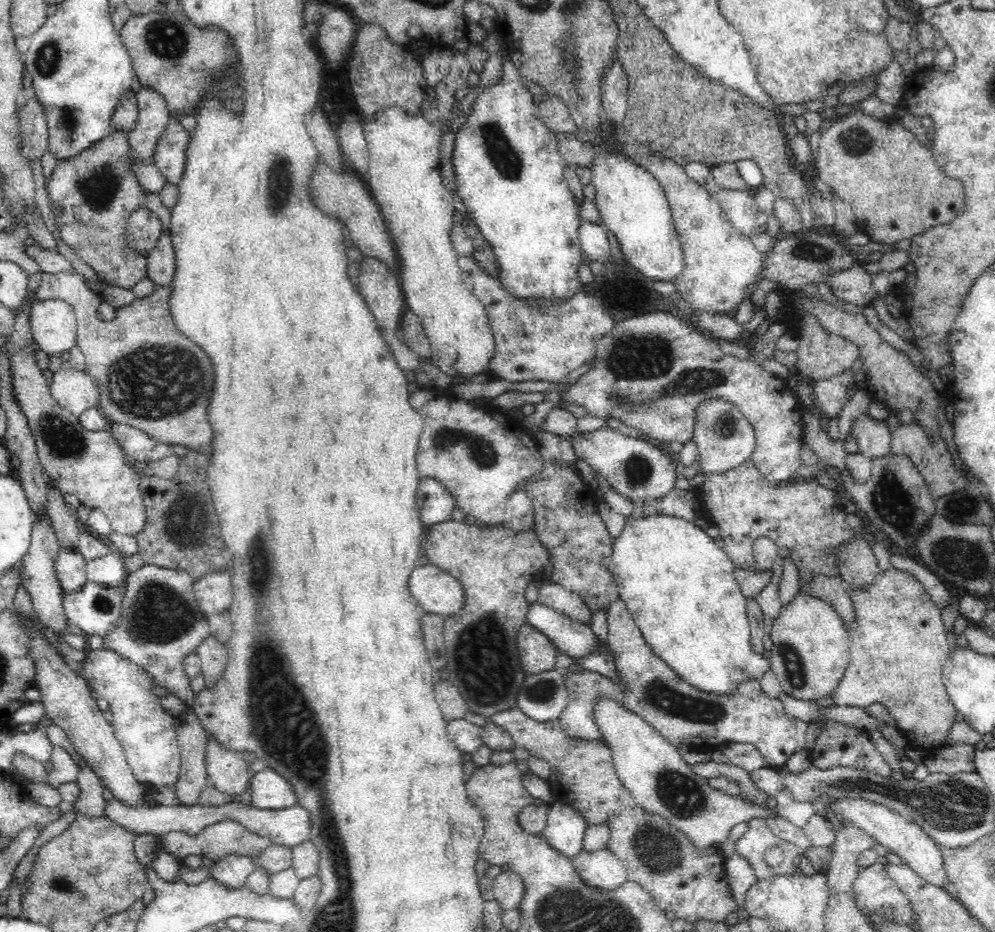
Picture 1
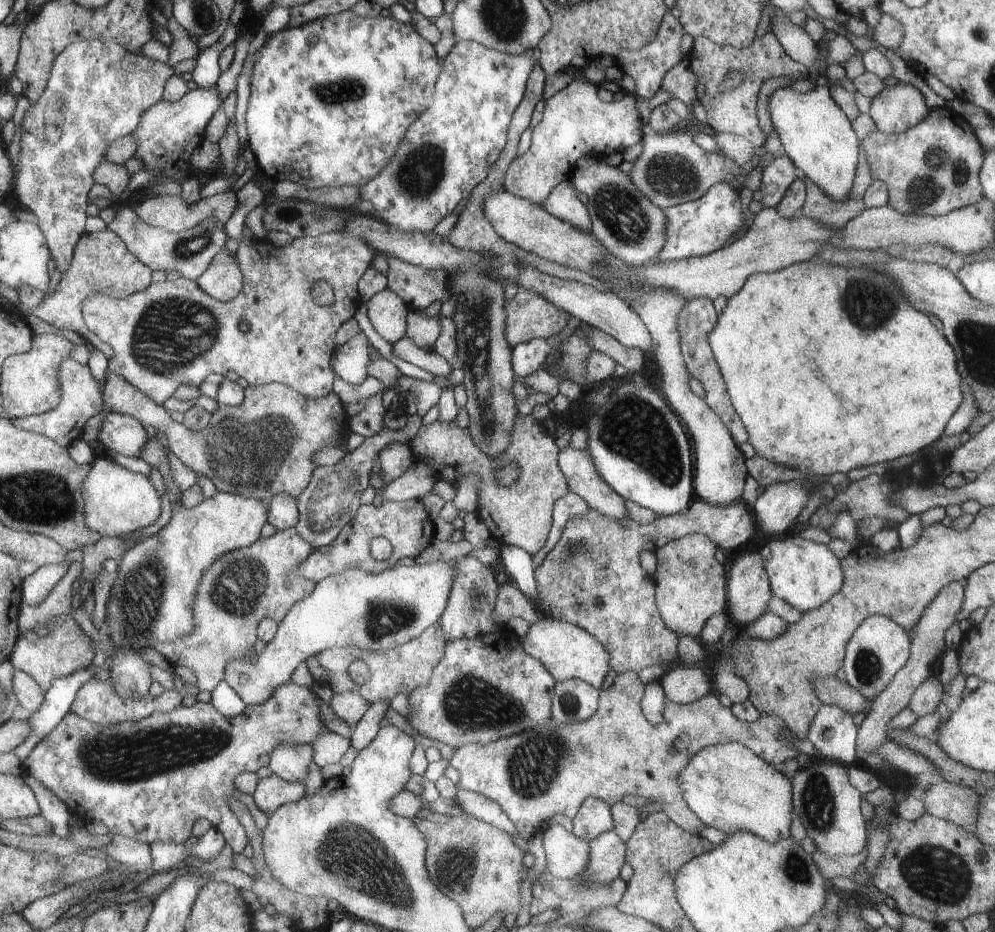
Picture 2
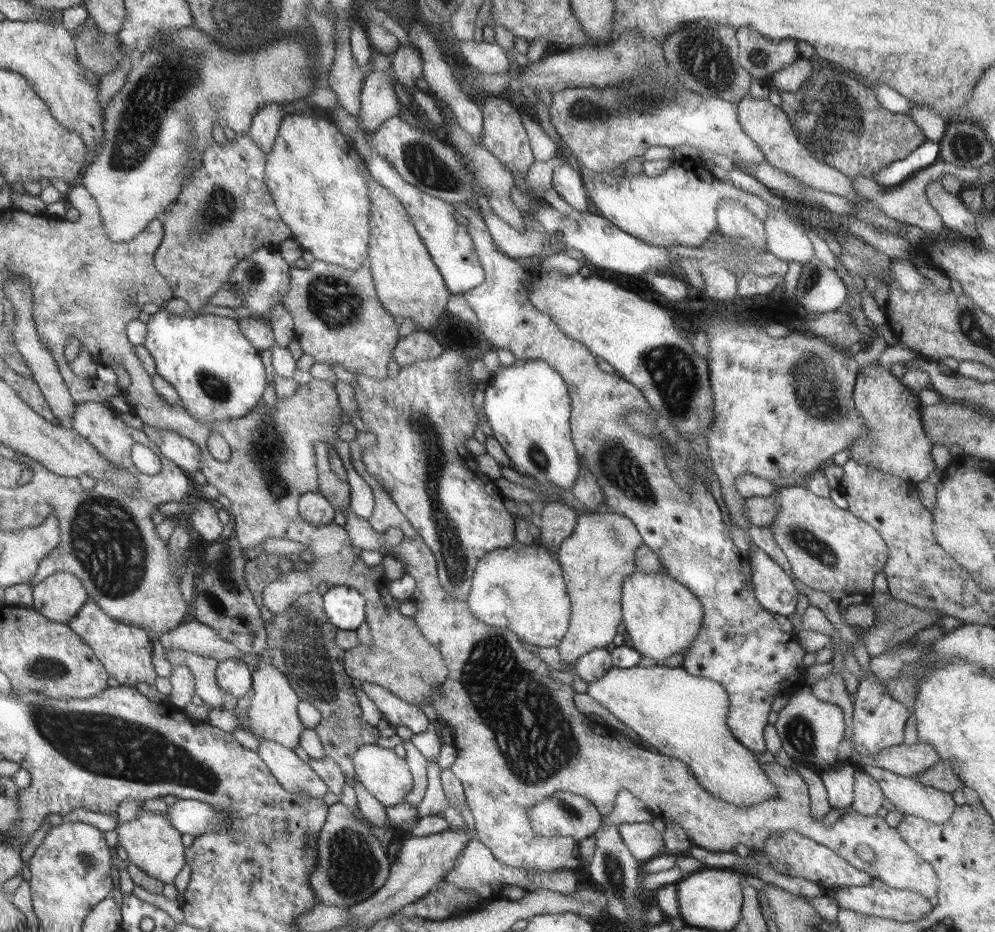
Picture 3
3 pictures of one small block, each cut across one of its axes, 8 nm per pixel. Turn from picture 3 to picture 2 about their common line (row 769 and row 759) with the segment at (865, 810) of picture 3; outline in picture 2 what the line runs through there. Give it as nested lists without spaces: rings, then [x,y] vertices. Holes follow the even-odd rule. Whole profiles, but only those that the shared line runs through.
[[[949,582],[935,598],[933,602],[925,608],[923,616],[919,618],[917,626],[913,628],[913,640],[911,640],[911,648],[909,648],[909,658],[907,664],[891,678],[891,682],[881,690],[881,694],[875,696],[875,700],[871,702],[871,712],[863,718],[859,732],[857,732],[857,760],[855,762],[863,762],[863,754],[869,754],[877,744],[881,744],[887,738],[887,728],[885,724],[899,712],[903,710],[909,700],[911,694],[917,690],[919,684],[923,684],[929,678],[929,668],[931,664],[947,650],[943,644],[943,632],[955,622],[955,614],[961,610],[963,604],[963,594],[965,594],[965,586],[963,582]]]

